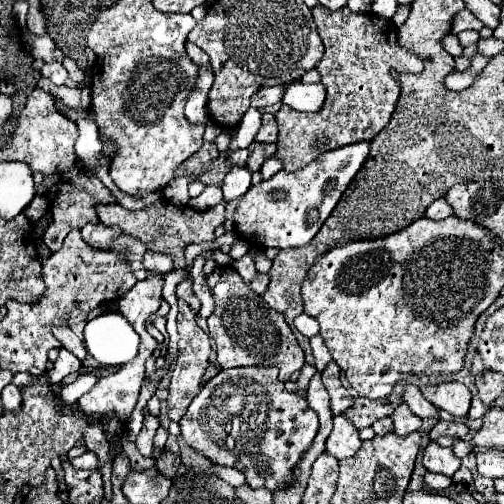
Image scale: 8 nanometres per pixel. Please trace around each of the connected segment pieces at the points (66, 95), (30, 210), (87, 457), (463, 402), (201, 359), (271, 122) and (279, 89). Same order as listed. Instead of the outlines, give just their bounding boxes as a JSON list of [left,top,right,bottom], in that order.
[[36,78,84,110],[24,195,48,222],[70,450,102,472],[420,382,470,416],[168,300,212,422],[256,112,278,142],[252,86,284,108]]

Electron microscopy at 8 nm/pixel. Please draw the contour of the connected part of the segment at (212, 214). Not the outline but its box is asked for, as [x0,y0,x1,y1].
[98,198,226,270]

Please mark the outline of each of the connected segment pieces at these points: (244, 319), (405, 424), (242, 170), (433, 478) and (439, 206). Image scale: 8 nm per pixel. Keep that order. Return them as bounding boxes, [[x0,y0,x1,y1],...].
[[208,266,304,382],[390,402,422,434],[222,166,252,202],[424,472,452,490],[426,198,452,220]]

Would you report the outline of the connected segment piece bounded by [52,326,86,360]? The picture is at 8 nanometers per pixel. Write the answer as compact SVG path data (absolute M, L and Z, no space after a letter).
M54 326L54 328L52 328L52 334L60 340L62 348L66 348L68 352L72 352L76 358L84 360L84 356L86 356L84 342L82 342L82 338L78 338L68 326Z

